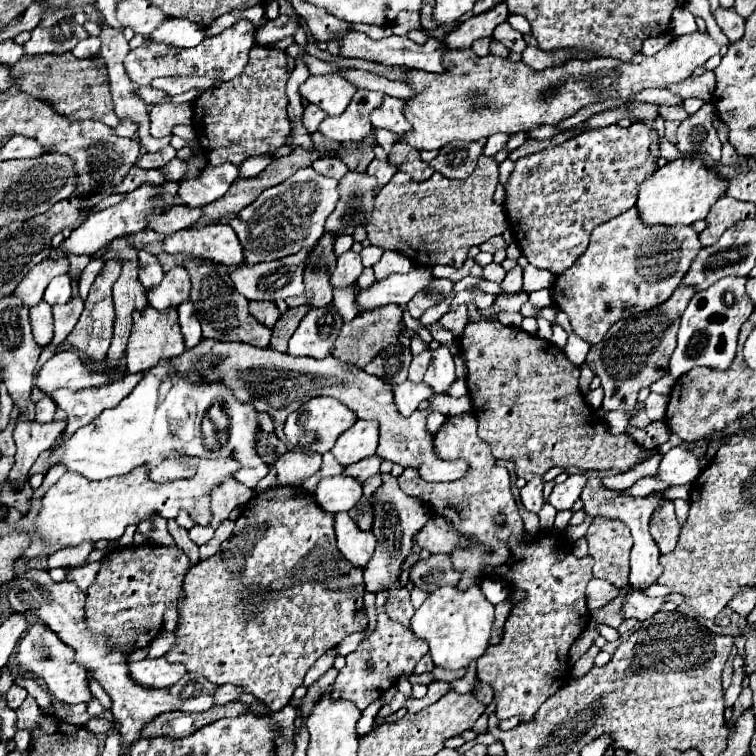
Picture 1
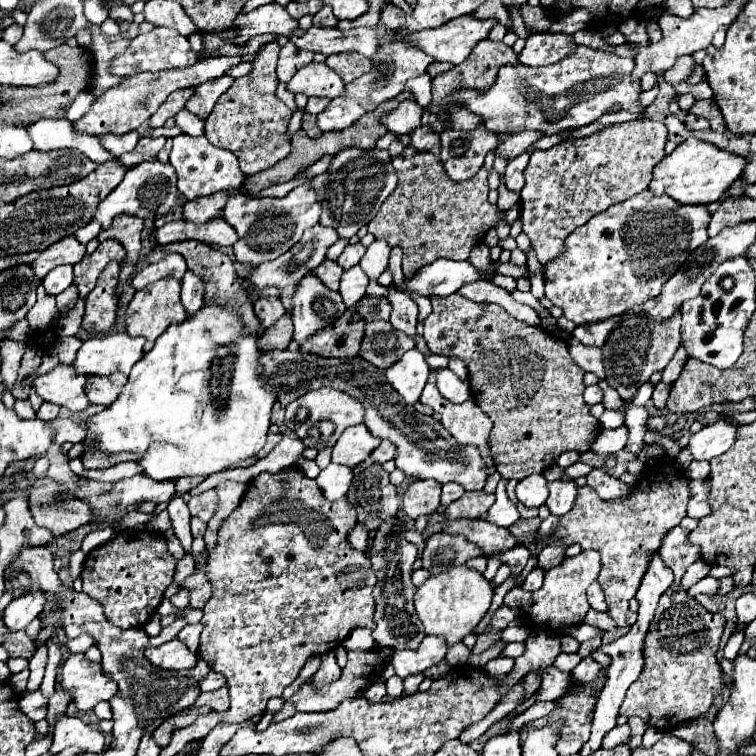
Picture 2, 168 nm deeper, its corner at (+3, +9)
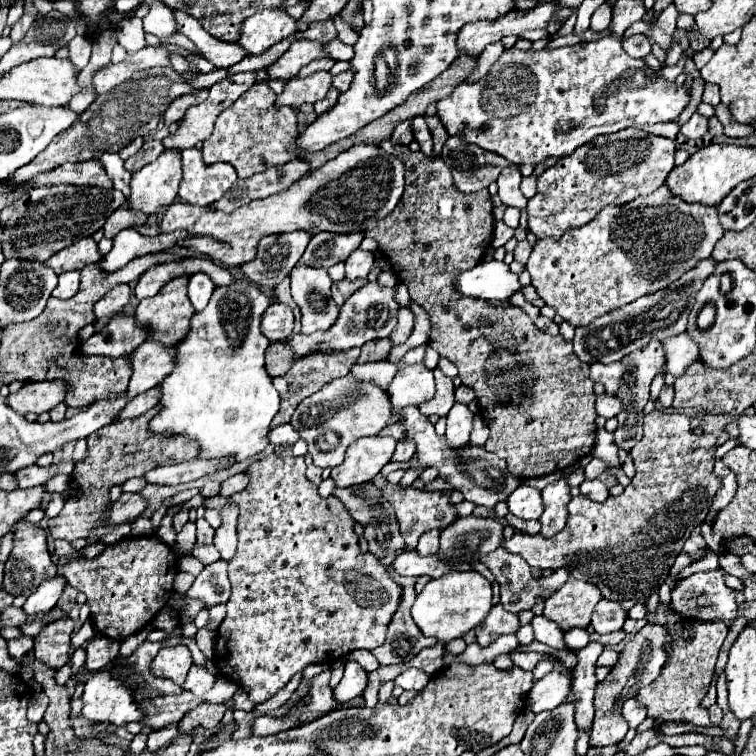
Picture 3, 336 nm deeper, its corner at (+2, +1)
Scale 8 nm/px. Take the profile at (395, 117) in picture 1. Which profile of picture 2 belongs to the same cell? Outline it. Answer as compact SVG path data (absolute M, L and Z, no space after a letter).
M405 99L397 109L381 115L381 125L391 133L411 133L421 125L421 115L423 107L415 99Z

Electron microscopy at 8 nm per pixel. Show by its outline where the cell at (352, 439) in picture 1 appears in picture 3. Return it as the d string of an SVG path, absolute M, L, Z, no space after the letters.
M366 437L350 445L346 461L332 469L332 479L336 487L352 487L372 481L380 469L390 463L394 455L394 437Z

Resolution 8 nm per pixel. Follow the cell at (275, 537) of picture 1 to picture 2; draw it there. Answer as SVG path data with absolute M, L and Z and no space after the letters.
M287 467L275 475L271 473L261 473L257 475L249 485L247 485L247 491L239 503L239 507L223 521L221 529L219 529L219 535L217 535L217 545L209 551L209 557L207 557L207 565L205 565L205 573L207 573L207 579L213 587L213 593L209 597L209 601L205 603L205 607L201 609L203 613L203 631L201 631L201 639L199 639L199 647L197 647L197 657L195 653L191 653L181 641L177 639L171 639L159 647L149 647L145 649L145 657L147 661L151 661L155 667L159 669L169 669L169 671L179 671L179 669L191 669L195 667L197 659L205 661L213 671L217 673L223 673L225 679L227 679L227 687L229 687L229 695L231 695L231 707L225 711L225 713L213 713L211 719L213 723L241 723L241 721L247 721L255 715L263 715L265 713L265 705L269 699L273 697L281 697L285 687L289 687L295 677L299 675L301 667L305 665L305 661L309 657L315 657L315 655L323 655L335 647L339 647L343 643L343 639L347 639L347 635L355 629L355 627L369 627L373 629L373 585L377 581L371 565L369 565L369 557L361 551L355 551L349 541L347 541L347 533L349 529L357 523L357 515L353 511L353 507L349 505L347 499L339 499L339 501L325 501L325 497L321 495L317 483L309 477L305 477L301 471L297 471L295 467Z

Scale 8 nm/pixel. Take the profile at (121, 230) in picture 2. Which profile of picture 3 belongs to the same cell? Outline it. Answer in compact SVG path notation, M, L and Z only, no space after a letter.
M122 205L106 219L104 233L108 239L112 239L116 237L118 231L132 227L132 225L144 225L144 223L146 223L146 213L138 213L138 211L132 211L128 205Z

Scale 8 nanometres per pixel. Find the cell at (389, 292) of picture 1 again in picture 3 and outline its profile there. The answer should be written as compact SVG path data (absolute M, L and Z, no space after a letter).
M482 261L474 269L460 273L456 283L458 293L478 299L506 301L522 289L518 275L510 271L504 261Z

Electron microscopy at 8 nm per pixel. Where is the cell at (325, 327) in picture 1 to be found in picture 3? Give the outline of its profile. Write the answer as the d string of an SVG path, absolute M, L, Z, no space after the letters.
M298 265L292 273L292 299L302 311L302 333L328 329L338 317L338 305L330 297L332 279L326 269Z

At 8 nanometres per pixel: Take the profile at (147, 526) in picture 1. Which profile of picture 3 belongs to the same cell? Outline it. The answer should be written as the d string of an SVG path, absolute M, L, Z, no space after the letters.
M182 557L180 559L180 571L188 571L192 575L200 575L202 569L204 569L204 563L198 561L196 557Z

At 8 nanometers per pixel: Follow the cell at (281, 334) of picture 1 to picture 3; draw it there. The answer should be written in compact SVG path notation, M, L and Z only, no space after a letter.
M286 341L272 343L266 351L266 371L270 377L282 377L290 371L290 349L286 349Z

